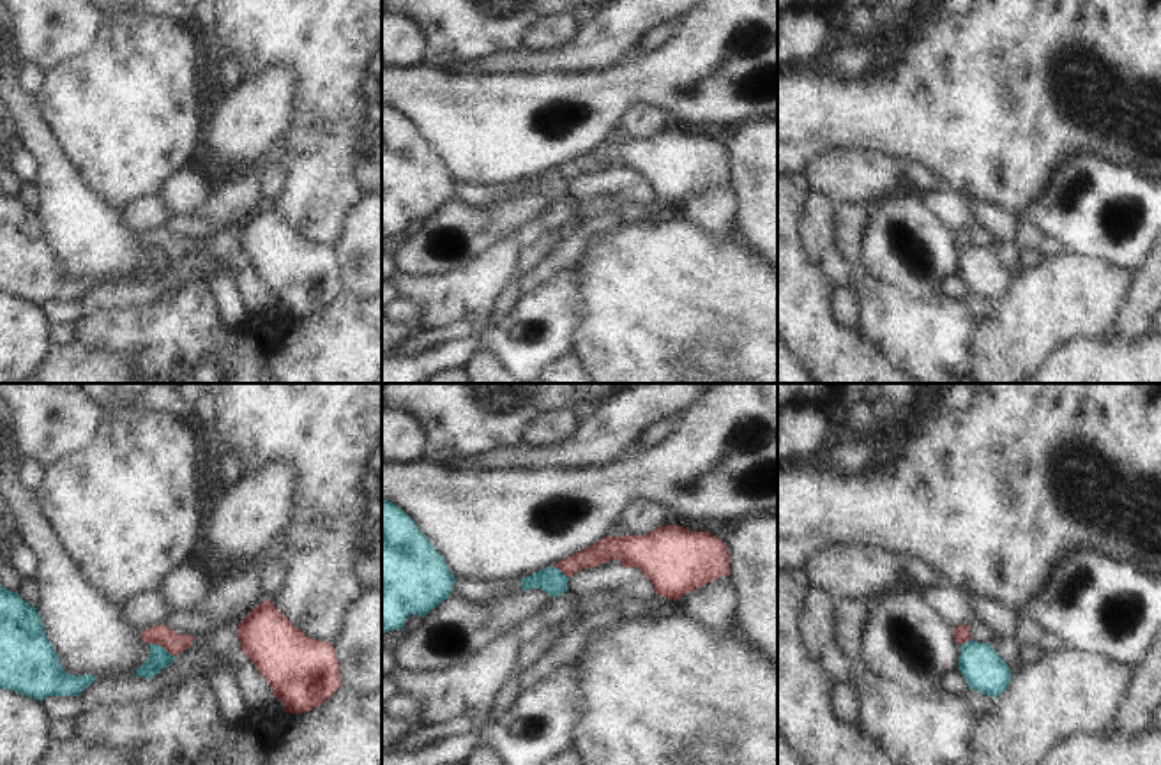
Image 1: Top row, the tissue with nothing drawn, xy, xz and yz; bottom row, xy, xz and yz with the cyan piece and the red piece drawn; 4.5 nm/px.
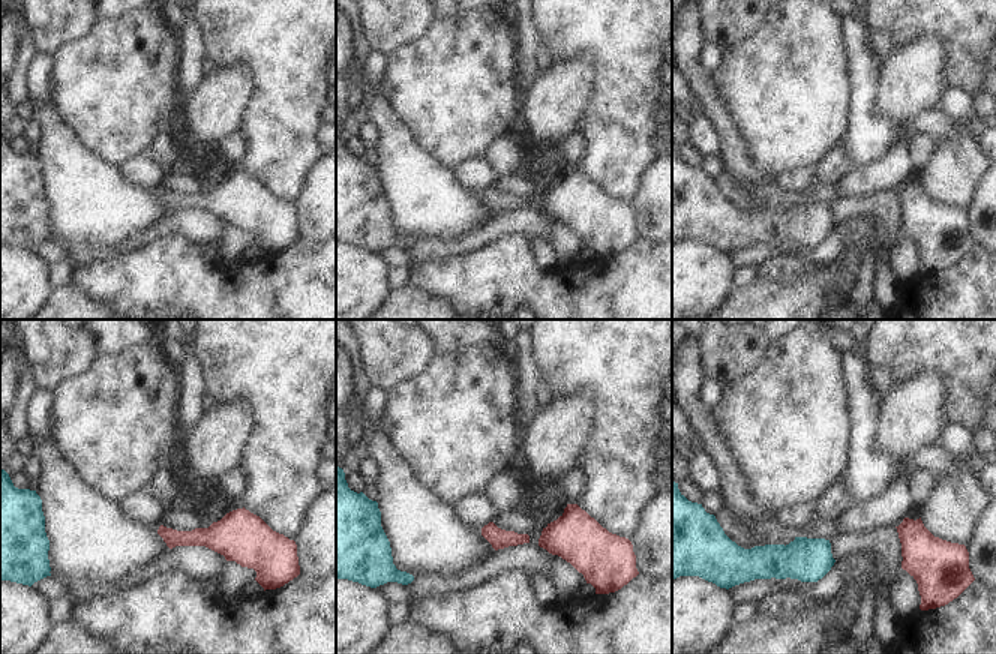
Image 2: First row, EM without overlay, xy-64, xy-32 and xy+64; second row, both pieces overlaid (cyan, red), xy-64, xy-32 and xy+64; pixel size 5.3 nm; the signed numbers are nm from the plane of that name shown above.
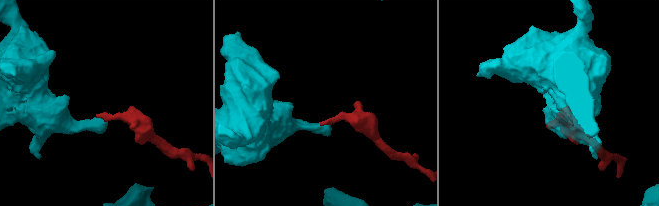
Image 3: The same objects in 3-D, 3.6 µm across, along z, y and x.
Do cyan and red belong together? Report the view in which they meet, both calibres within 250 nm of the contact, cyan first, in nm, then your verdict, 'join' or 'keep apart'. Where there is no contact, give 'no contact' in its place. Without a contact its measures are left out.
contact in xy; calibres 100 and 100 nm; keep apart

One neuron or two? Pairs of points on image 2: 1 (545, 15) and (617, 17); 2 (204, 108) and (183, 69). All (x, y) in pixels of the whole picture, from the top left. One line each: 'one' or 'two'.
1: one
2: two

